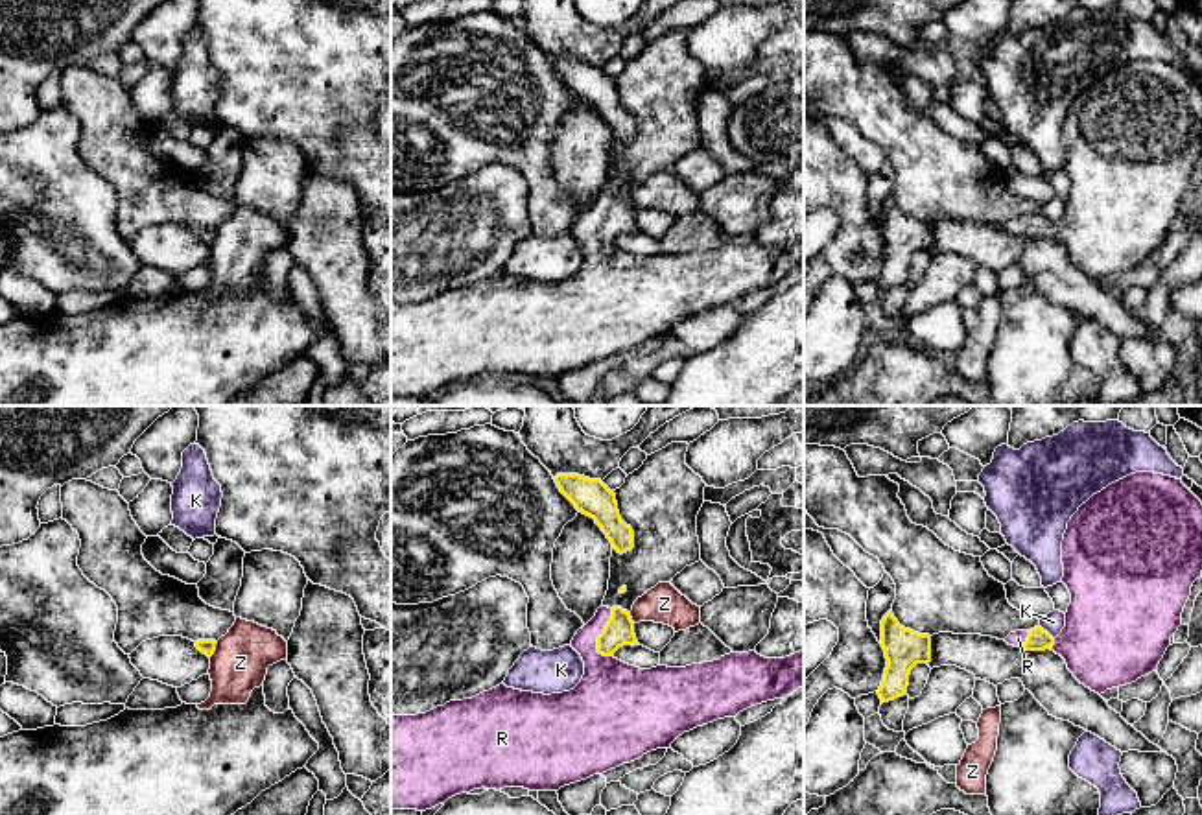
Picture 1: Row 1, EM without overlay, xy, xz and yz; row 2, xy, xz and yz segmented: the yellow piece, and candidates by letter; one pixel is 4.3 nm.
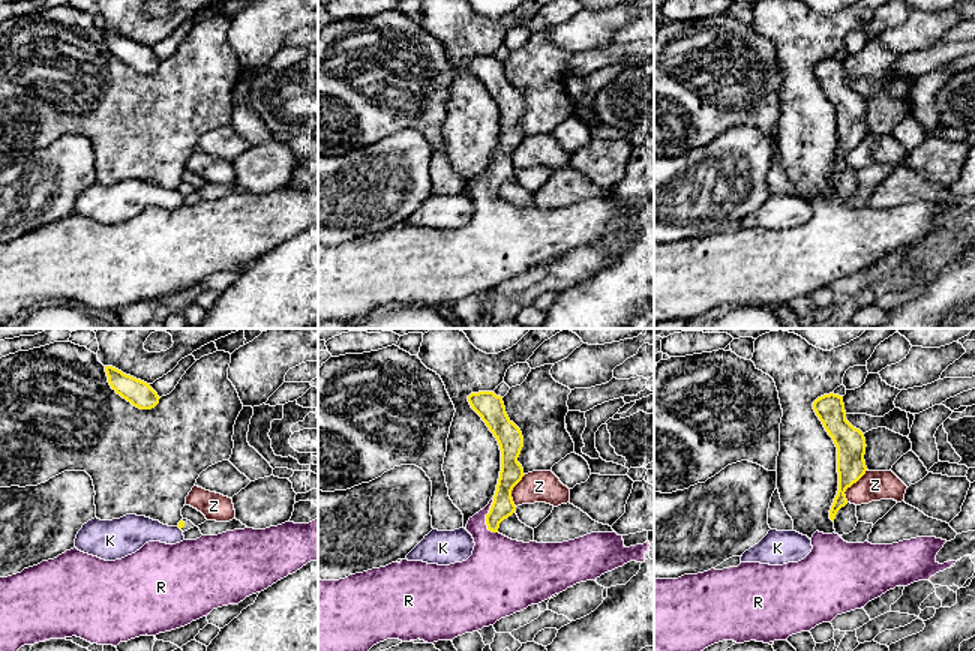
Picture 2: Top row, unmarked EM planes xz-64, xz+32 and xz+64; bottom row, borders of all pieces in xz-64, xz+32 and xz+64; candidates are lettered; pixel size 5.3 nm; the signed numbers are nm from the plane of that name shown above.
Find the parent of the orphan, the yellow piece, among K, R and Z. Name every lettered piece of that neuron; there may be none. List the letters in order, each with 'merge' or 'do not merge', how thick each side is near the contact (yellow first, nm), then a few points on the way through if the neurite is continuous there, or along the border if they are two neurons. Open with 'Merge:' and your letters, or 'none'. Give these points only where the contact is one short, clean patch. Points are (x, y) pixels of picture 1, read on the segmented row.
Merge: R
K: do not merge; calibres 100 and 90 nm; border yz (1038, 626), (1053, 638)
R: merge; calibres 130 and 260 nm; way xz (618, 631), (601, 633), (596, 655), (609, 688)
Z: do not merge; calibres 70 and 240 nm; border xy (218, 642), (209, 657)

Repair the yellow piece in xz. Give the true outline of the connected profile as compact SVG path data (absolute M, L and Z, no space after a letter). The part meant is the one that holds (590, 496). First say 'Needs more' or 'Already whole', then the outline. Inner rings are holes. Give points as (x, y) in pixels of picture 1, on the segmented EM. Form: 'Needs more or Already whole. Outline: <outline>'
Already whole. Outline: M557 474L555 483L577 511L595 520L612 549L623 555L634 548L634 531L621 520L616 494L601 479Z

